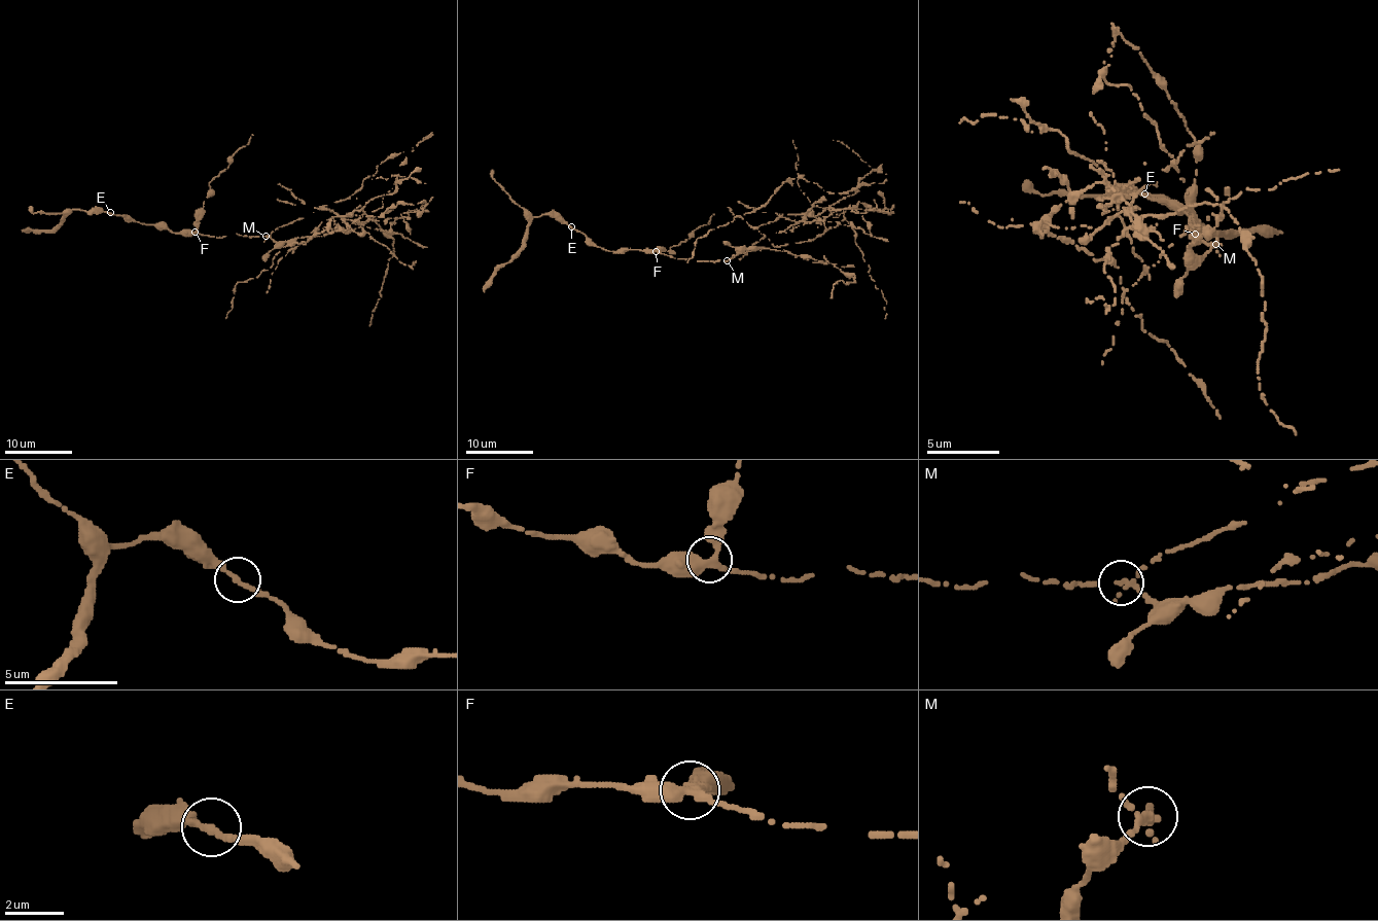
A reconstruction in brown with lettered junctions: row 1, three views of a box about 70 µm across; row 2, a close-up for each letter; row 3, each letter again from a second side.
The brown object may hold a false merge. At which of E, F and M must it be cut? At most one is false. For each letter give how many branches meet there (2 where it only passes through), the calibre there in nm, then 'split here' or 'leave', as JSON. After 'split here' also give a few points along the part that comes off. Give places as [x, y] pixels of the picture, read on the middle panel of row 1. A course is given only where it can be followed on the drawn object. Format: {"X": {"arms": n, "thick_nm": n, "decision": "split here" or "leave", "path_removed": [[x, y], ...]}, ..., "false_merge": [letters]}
{"E": {"arms": 2, "thick_nm": 240, "decision": "leave"}, "F": {"arms": 3, "thick_nm": 320, "decision": "leave"}, "M": {"arms": 3, "thick_nm": 180, "decision": "split here", "path_removed": [[727, 260], [746, 249], [773, 249], [757, 226], [783, 213], [849, 223], [886, 302], [885, 319]]}, "false_merge": ["M"]}

